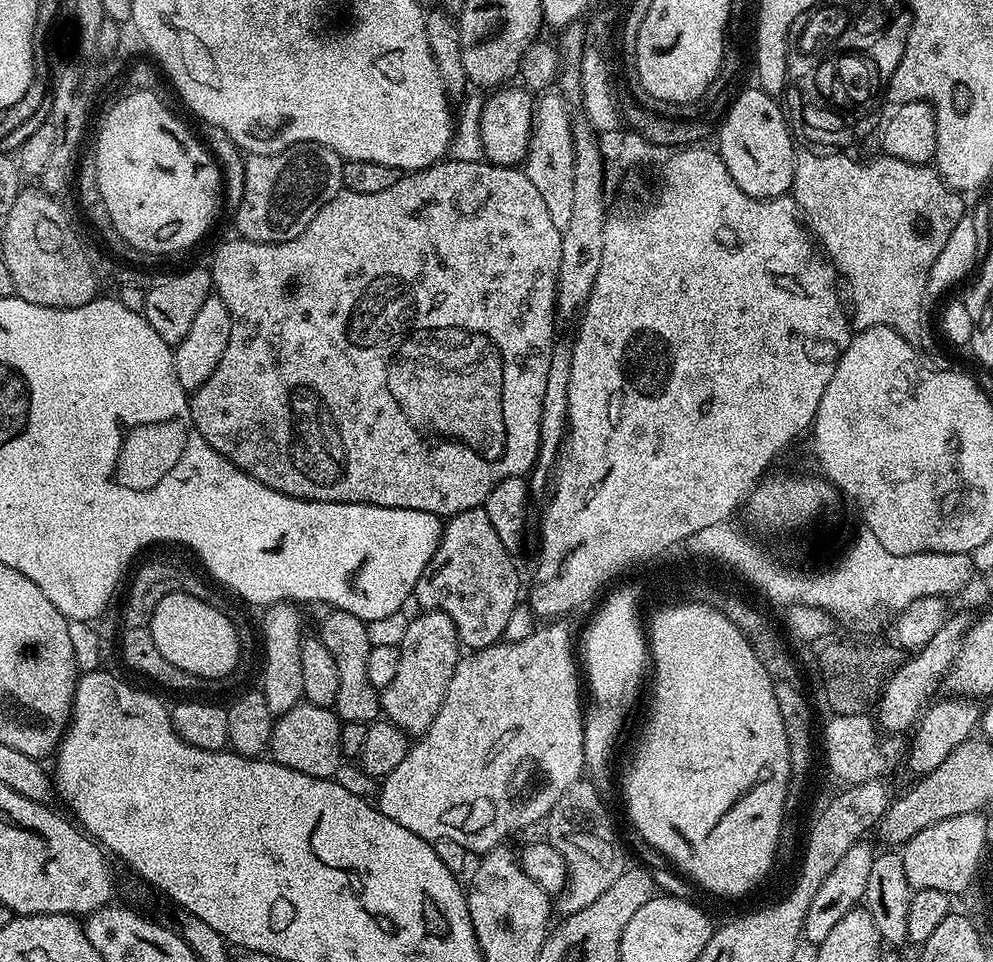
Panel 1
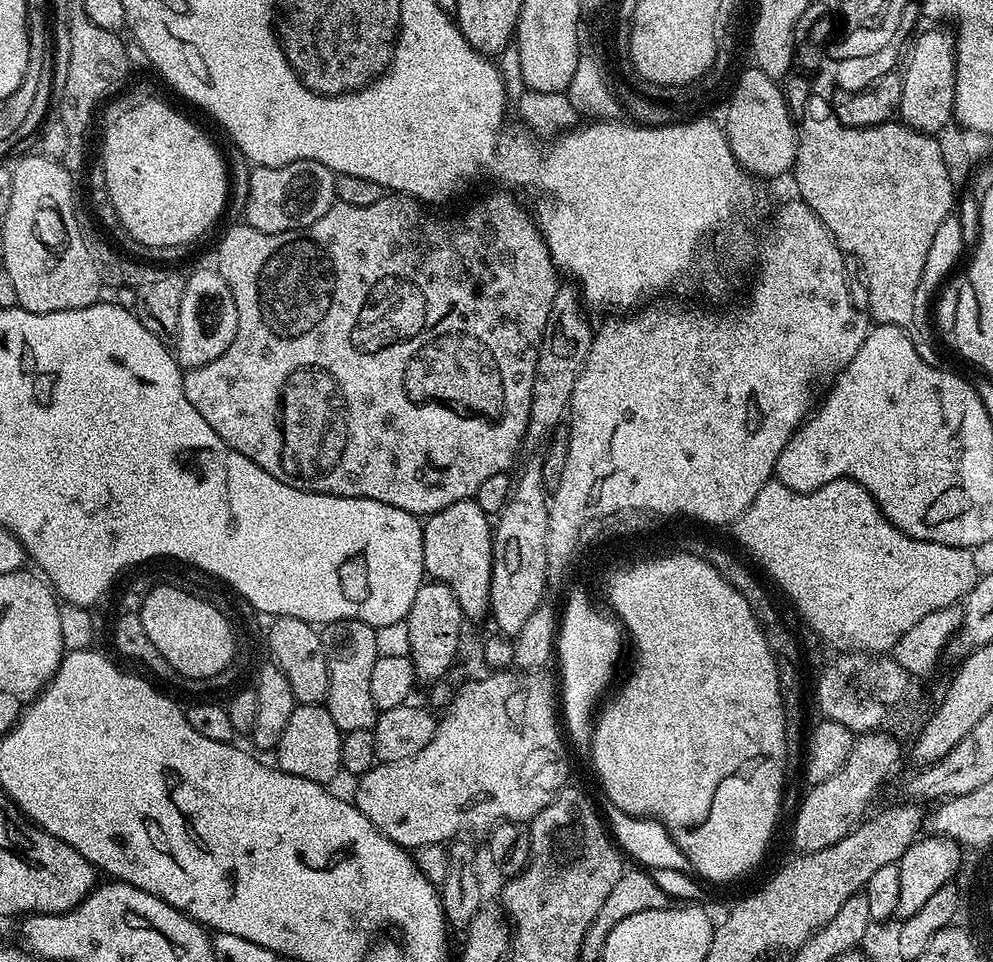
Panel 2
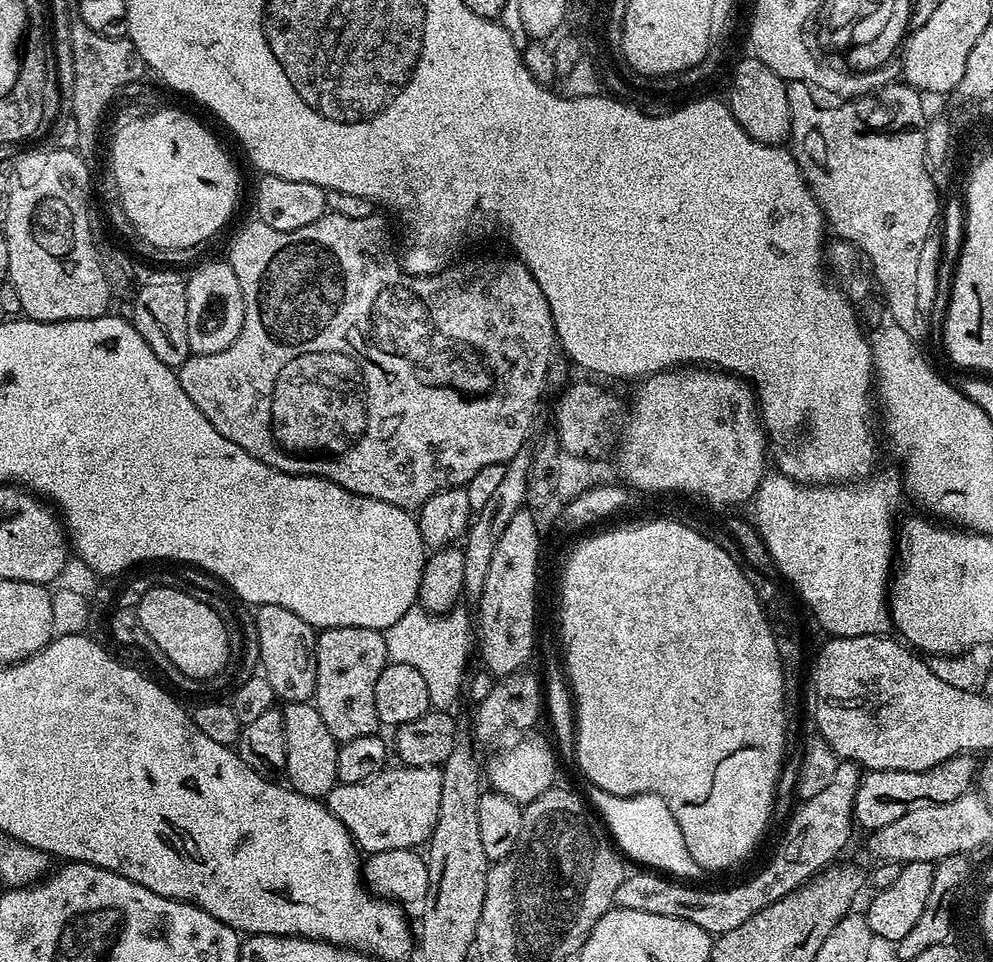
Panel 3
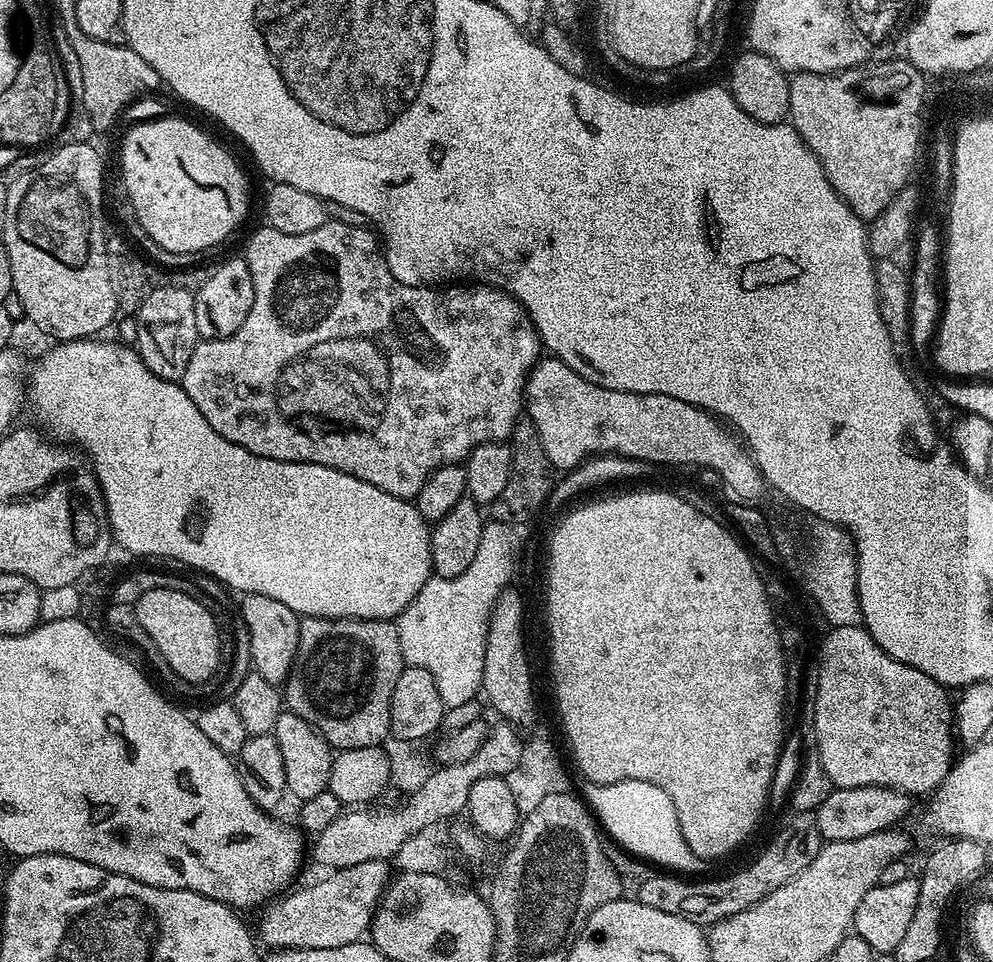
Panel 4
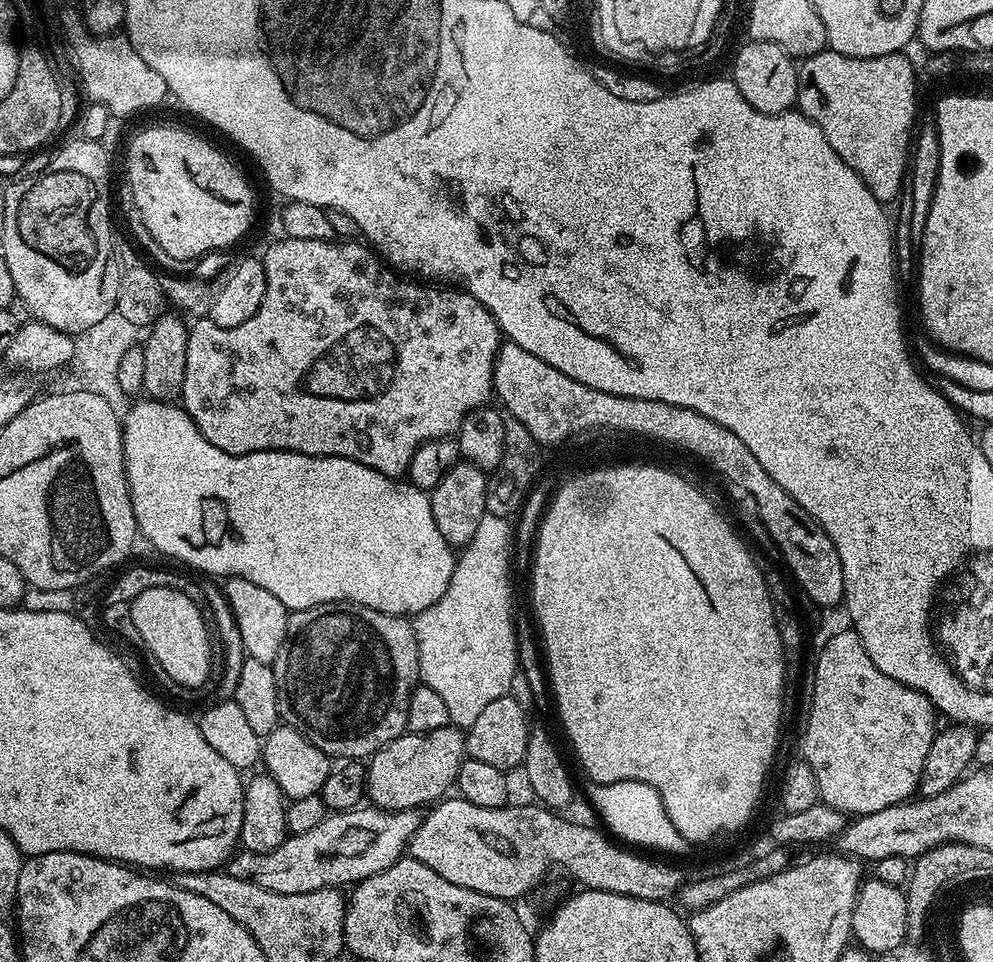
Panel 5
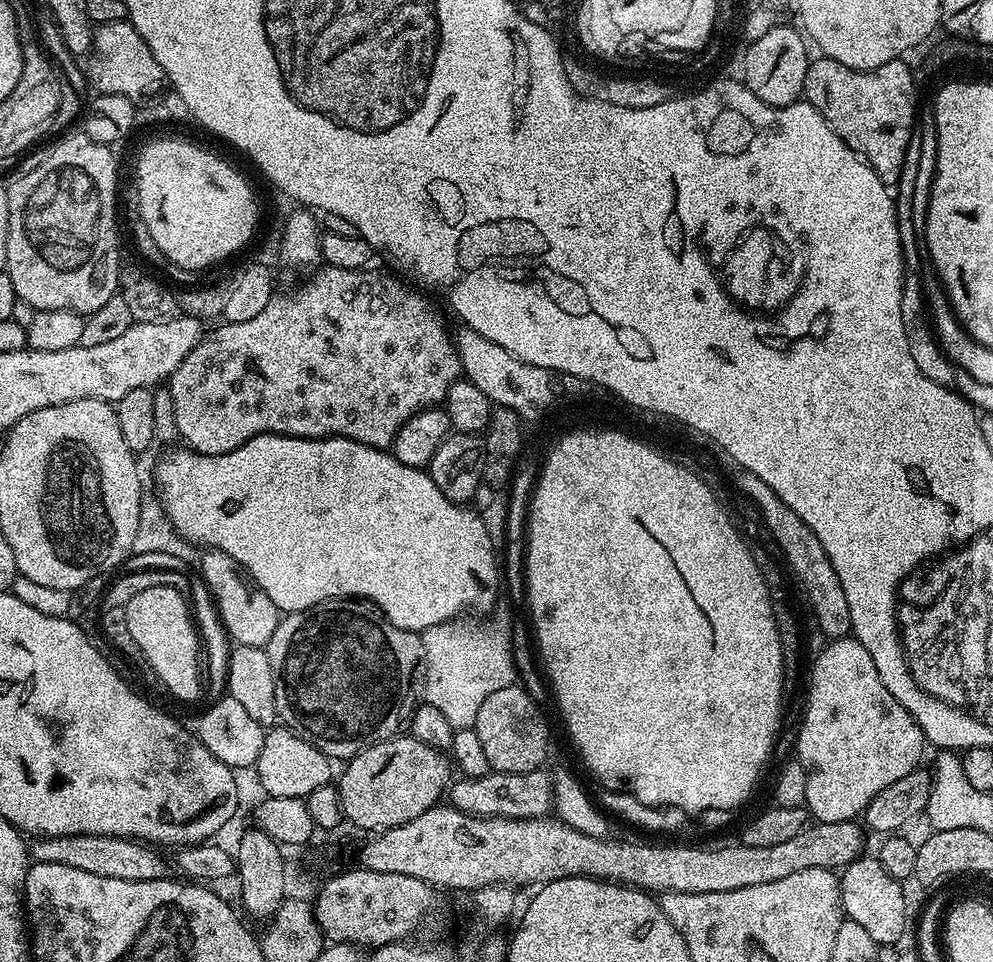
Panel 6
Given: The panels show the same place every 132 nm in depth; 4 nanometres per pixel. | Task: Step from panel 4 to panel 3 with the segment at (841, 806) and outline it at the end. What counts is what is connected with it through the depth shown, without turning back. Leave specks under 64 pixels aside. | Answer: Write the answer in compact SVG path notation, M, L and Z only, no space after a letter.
M961 754L934 766L930 770L868 770L860 777L858 794L854 794L855 823L867 830L890 826L894 818L902 818L908 808L915 804L941 804L954 802L954 798L965 795L974 784L973 757Z

